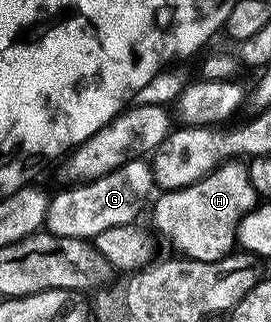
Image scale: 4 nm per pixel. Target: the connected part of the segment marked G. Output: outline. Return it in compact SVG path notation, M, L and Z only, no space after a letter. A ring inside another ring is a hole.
M141 157L131 159L103 177L66 186L66 191L59 192L55 197L53 195L48 200L44 230L59 237L96 240L97 235L103 233L103 229L134 222L149 190L154 190L154 187L150 164Z

